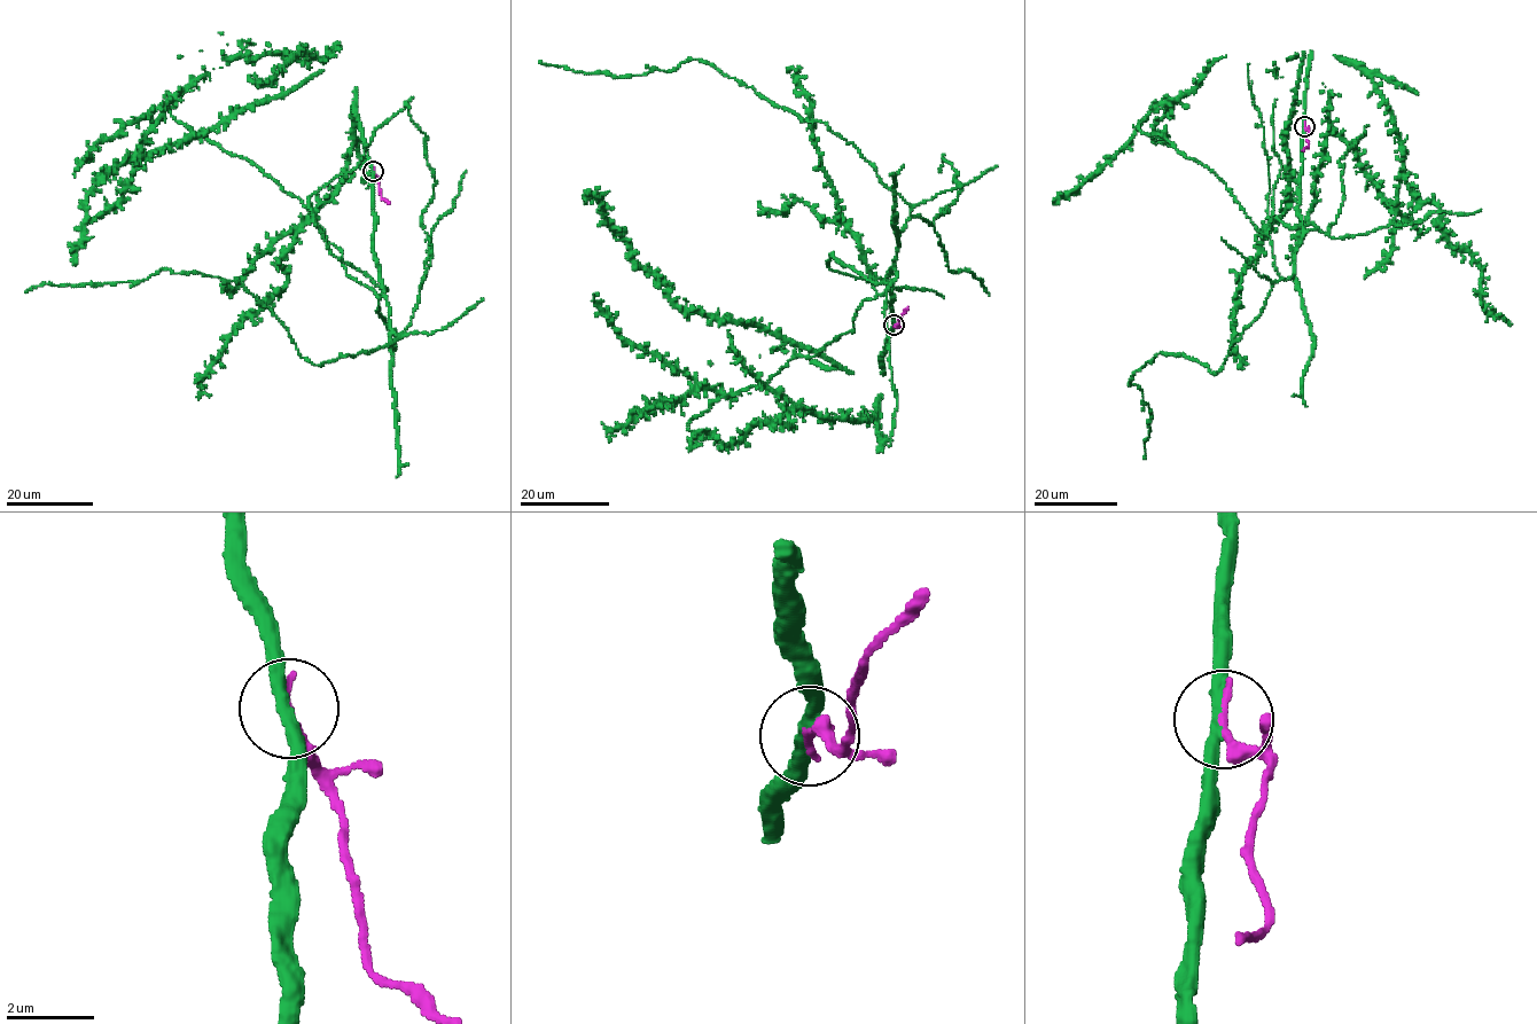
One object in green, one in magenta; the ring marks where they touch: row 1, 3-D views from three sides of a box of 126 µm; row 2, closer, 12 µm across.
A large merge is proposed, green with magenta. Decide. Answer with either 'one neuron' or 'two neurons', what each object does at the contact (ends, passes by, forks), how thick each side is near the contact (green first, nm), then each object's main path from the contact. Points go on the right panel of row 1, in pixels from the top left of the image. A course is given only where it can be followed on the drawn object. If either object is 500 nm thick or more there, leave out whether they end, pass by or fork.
two neurons; green passes by; magenta ends there; 280 nm thick on the green side, 220 nm on the other; green runs (1304, 126), (1293, 276), (1273, 284), (1216, 374), (1161, 352), (1133, 374), (1152, 416), (1144, 459); magenta runs (1304, 126), (1309, 131), (1309, 146), (1302, 150)

